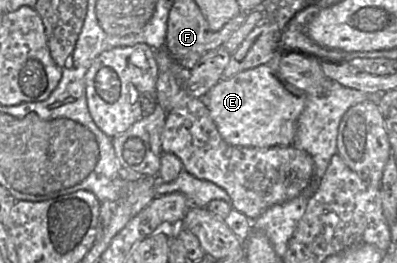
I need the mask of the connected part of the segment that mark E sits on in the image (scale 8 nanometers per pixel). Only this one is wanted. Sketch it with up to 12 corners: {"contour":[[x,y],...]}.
{"contour":[[275,63],[204,97],[232,146],[292,146],[307,94]]}

